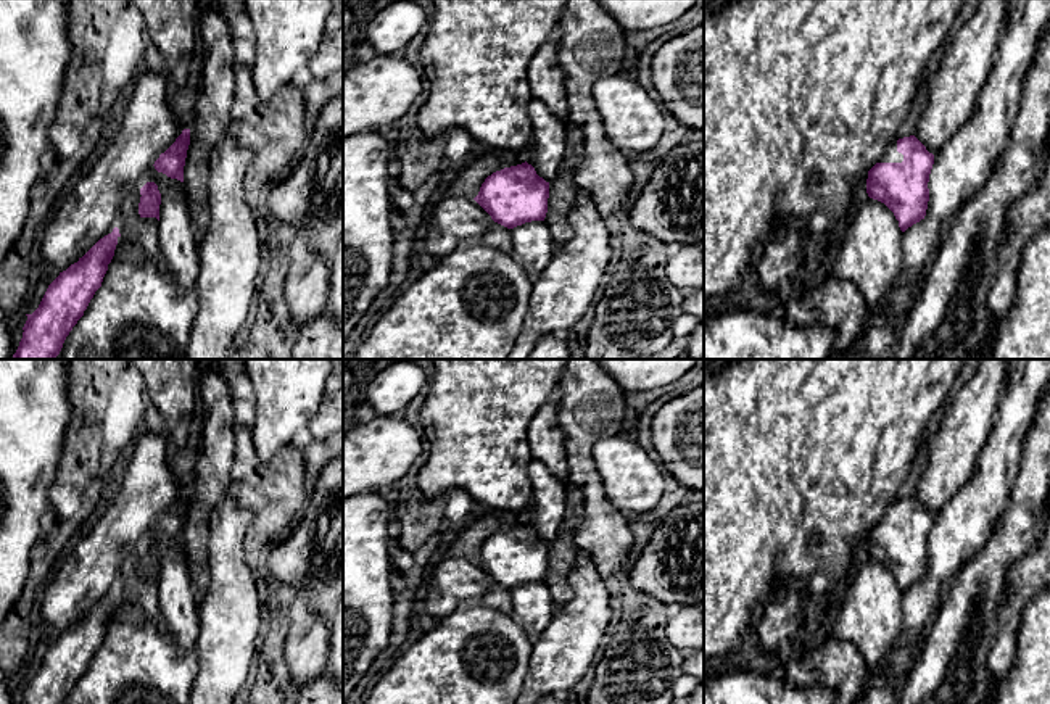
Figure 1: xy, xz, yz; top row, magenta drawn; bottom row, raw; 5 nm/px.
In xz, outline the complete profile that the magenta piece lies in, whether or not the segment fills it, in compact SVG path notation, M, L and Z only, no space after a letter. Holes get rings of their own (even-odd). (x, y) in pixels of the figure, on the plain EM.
M525 522L488 536L473 561L494 583L514 590L525 583L544 582L548 559L549 543Z

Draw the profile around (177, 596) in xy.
M155 527L148 532L148 543L155 543L161 554L159 620L182 652L195 652L198 594L188 575L185 545L158 533Z

